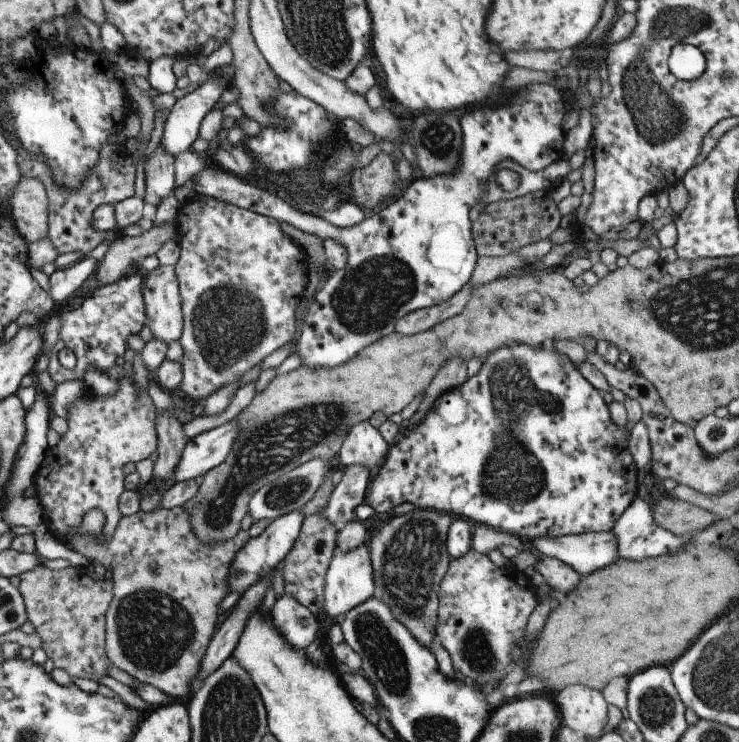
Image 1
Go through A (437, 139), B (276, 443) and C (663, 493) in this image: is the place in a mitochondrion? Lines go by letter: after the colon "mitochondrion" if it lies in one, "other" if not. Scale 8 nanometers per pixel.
A: mitochondrion
B: mitochondrion
C: other

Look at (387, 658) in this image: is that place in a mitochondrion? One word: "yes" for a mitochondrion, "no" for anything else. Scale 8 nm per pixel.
yes

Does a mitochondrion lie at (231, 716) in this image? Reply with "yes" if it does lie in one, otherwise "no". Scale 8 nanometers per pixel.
yes

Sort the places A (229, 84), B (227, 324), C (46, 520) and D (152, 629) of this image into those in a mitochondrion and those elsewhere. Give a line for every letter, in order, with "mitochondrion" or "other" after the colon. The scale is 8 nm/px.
A: other
B: mitochondrion
C: other
D: mitochondrion

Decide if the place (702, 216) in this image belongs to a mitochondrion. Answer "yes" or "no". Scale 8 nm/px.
no

